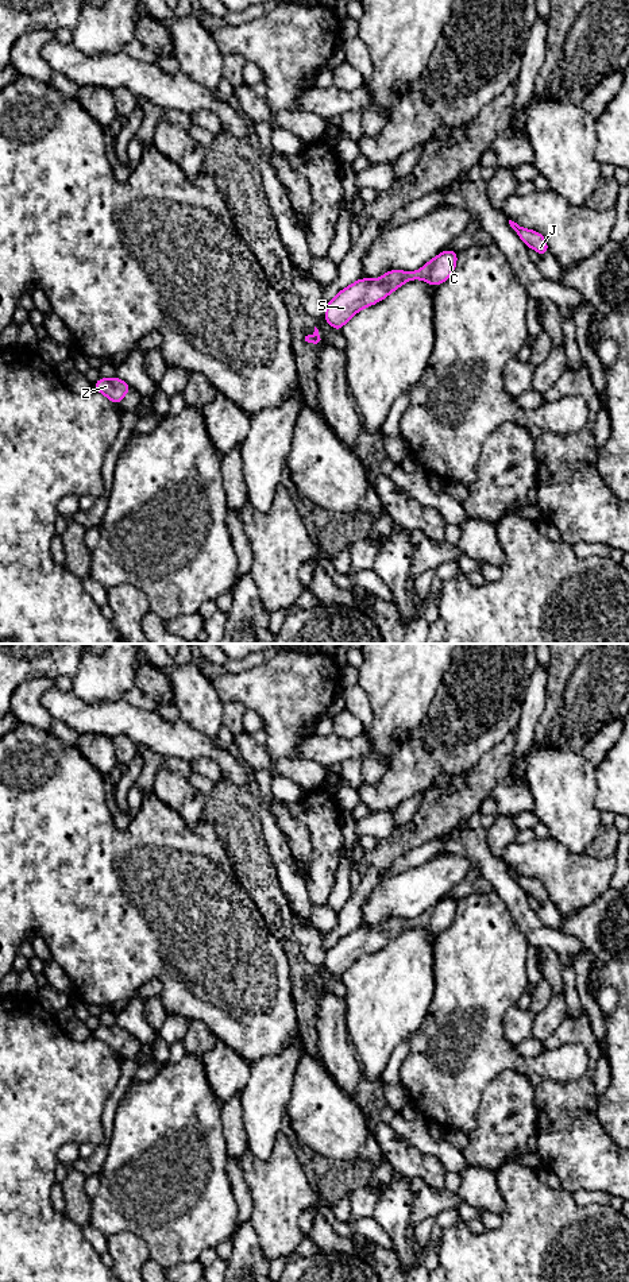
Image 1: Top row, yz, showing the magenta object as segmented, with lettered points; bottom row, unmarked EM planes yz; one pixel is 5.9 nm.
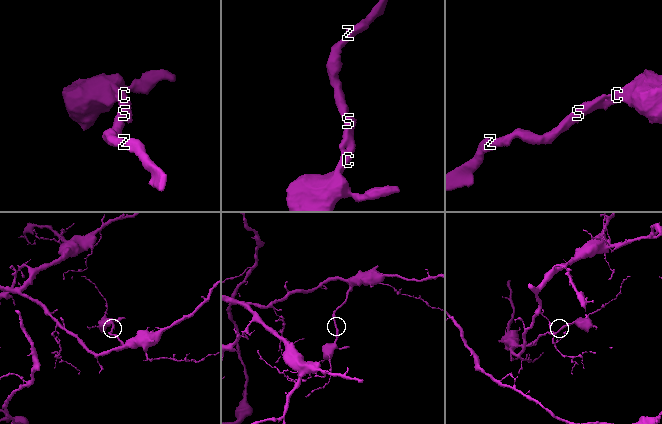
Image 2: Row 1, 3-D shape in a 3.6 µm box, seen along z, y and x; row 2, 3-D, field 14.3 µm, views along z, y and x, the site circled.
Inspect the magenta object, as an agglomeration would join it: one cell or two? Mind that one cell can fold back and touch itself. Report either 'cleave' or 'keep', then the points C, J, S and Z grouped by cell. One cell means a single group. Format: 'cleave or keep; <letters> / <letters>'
keep; C J S Z

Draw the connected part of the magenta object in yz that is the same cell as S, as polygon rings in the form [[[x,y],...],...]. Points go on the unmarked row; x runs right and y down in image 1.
[[[444,897],[428,908],[417,919],[389,918],[375,927],[360,926],[341,937],[325,954],[324,968],[335,977],[343,973],[359,958],[385,947],[408,928],[422,927],[431,934],[444,931],[452,924],[459,899]]]

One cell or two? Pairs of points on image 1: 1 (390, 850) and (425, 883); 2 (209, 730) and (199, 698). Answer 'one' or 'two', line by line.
1: two
2: one

